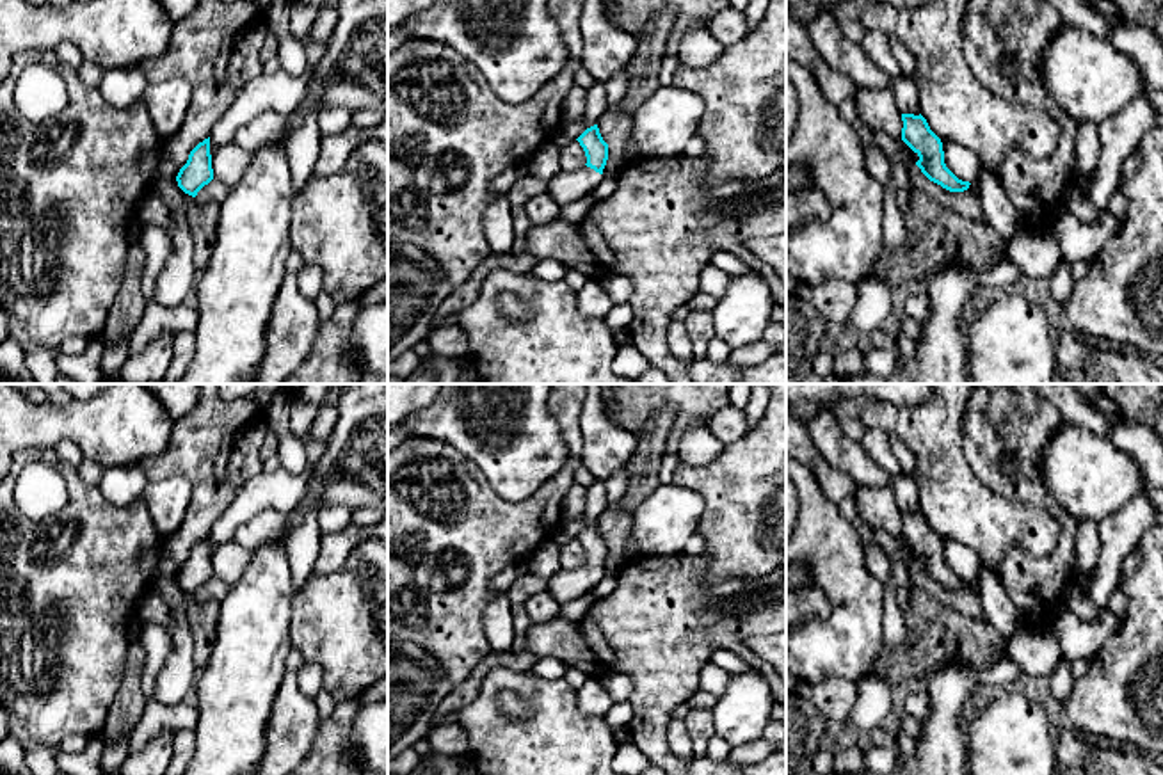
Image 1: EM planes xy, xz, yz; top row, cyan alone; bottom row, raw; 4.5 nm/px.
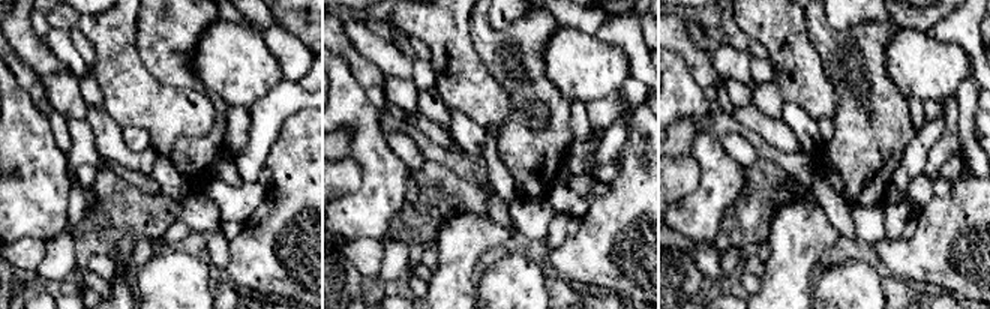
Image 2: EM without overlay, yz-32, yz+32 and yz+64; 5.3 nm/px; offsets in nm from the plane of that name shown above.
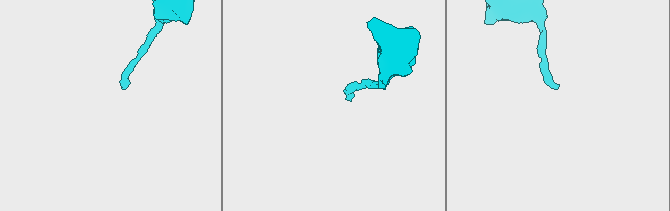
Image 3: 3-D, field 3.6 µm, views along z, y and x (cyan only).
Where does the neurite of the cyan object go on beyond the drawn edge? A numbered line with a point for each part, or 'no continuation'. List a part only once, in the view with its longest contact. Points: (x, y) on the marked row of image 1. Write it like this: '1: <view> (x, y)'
1: xz (564, 187)

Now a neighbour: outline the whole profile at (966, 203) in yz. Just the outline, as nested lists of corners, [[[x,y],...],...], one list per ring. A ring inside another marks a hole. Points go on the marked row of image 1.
[[[916,162],[909,164],[909,174],[910,174],[912,185],[918,190],[939,199],[944,206],[955,210],[957,213],[964,217],[983,222],[983,213],[978,203],[975,183],[971,183],[969,188],[964,192],[950,192],[942,188],[941,185],[930,181],[916,165]]]

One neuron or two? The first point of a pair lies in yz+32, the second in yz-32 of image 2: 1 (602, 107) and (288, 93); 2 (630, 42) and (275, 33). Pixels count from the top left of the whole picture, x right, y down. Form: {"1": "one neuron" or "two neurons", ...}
{"1": "one neuron", "2": "one neuron"}

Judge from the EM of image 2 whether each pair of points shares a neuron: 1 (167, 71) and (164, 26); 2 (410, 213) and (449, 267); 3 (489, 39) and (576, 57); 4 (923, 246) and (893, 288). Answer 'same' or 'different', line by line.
1: same
2: different
3: different
4: different

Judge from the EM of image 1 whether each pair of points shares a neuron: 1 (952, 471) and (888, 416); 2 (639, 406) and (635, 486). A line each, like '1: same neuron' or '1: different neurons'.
1: same neuron
2: different neurons

